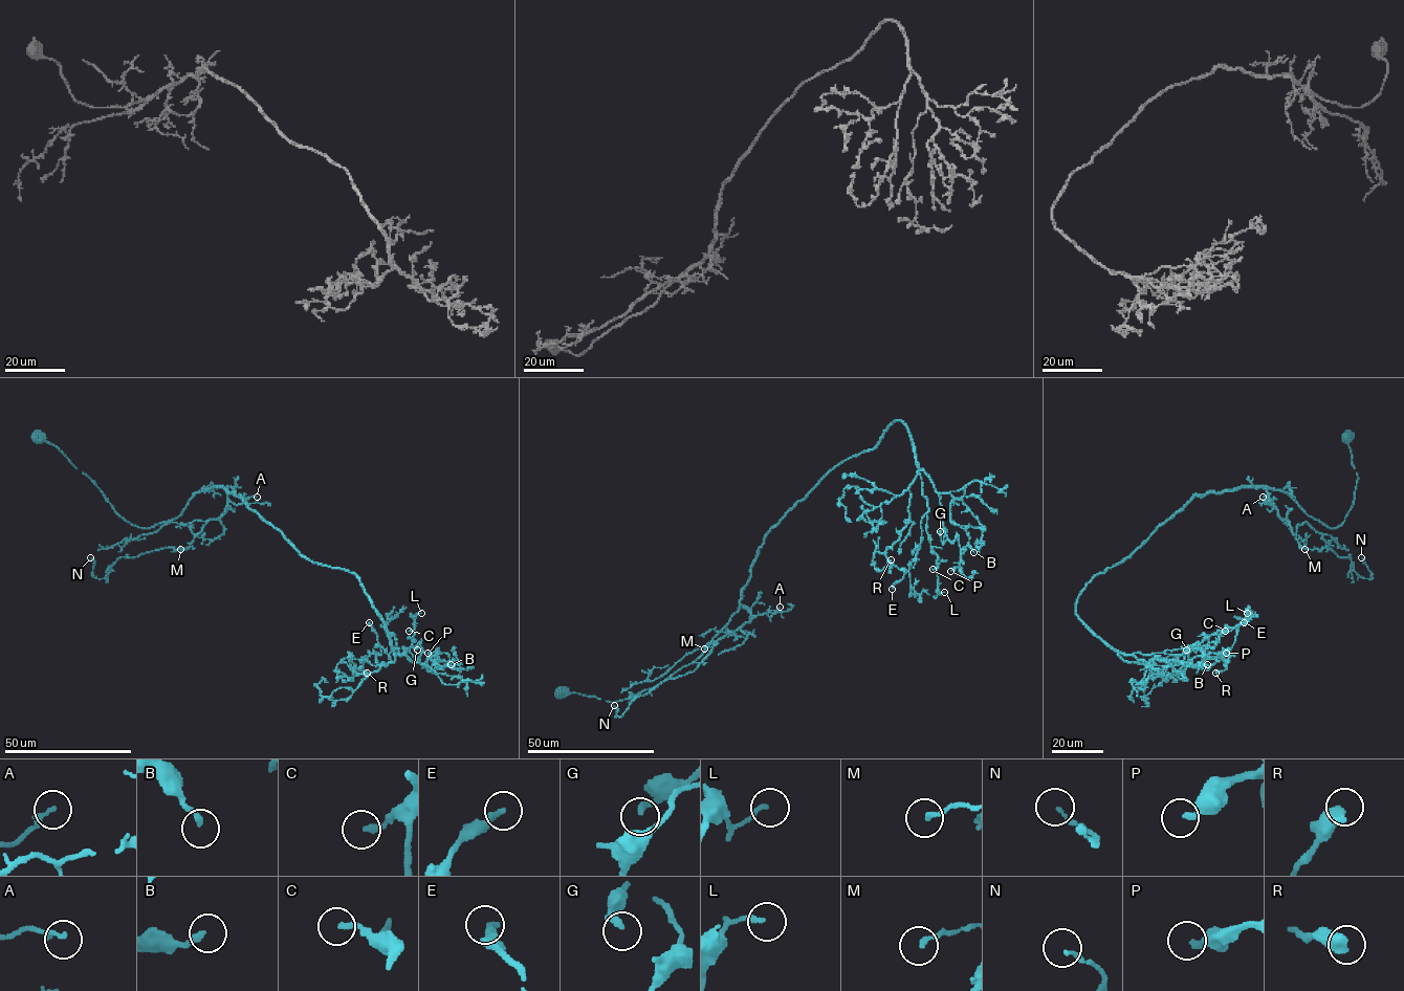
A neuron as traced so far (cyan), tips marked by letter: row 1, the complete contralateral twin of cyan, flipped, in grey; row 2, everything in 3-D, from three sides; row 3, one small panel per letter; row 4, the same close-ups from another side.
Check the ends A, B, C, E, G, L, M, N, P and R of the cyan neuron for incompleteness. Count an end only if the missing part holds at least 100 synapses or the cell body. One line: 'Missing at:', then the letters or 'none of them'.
Missing at: none of them

